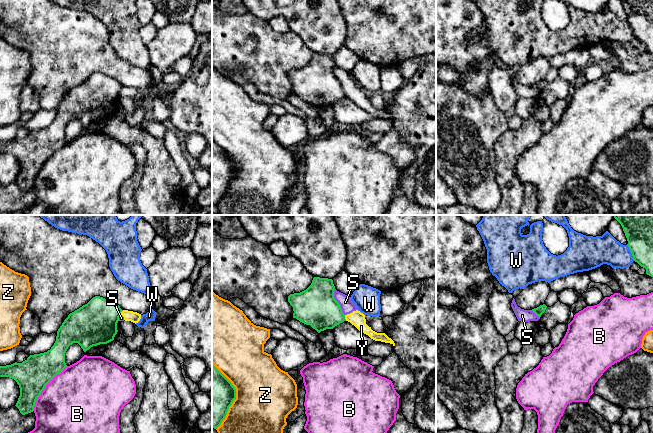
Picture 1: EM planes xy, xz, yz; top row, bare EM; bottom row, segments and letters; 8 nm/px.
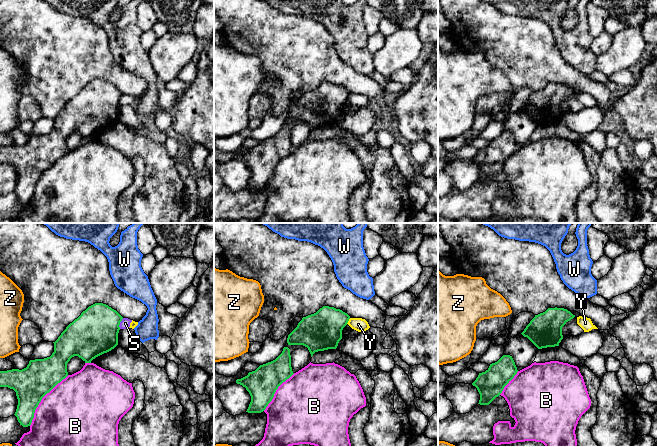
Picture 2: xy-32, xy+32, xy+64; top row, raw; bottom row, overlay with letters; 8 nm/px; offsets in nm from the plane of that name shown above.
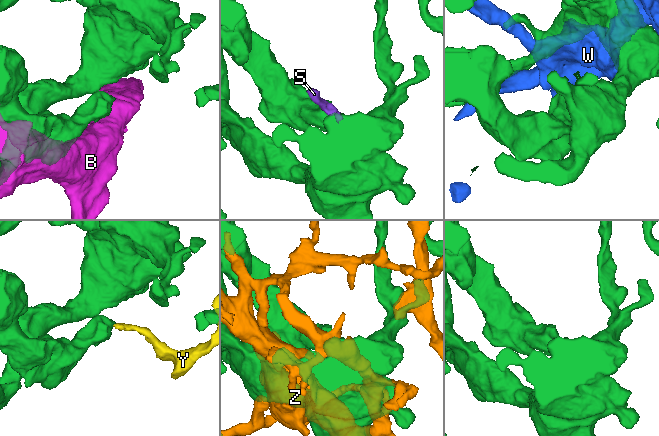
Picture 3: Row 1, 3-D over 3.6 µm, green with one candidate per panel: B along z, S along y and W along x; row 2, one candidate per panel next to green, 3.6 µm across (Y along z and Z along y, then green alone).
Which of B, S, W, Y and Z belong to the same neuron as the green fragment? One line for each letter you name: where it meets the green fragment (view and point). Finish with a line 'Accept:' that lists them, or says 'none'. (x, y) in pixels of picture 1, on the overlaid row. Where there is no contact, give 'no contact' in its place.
Accept: none

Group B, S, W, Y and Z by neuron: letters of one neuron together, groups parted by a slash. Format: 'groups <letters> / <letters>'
groups B / S Y / W / Z

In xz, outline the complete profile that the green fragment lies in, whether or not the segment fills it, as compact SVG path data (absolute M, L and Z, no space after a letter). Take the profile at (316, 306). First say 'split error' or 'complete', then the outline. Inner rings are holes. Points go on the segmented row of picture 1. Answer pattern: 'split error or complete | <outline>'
complete | M314 277L306 290L288 296L294 311L293 318L310 325L318 333L346 321L334 298L334 290L332 279Z

